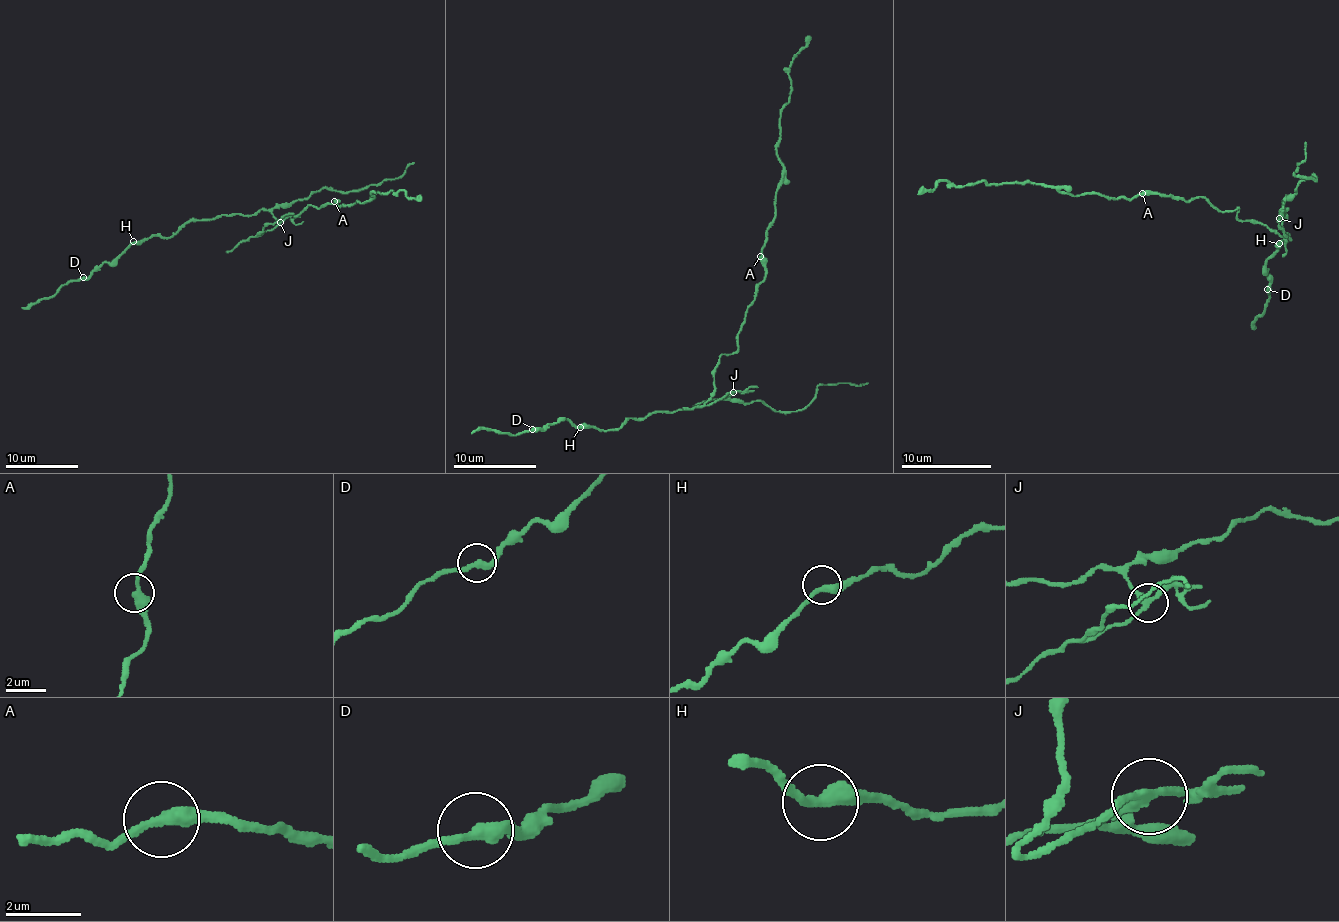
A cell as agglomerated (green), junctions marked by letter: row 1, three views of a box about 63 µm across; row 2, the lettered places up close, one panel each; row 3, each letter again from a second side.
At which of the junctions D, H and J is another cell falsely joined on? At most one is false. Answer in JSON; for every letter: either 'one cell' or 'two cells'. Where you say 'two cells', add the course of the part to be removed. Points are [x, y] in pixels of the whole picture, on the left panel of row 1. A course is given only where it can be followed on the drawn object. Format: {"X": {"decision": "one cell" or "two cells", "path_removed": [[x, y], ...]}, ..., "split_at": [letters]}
{"D": {"decision": "one cell"}, "H": {"decision": "one cell"}, "J": {"decision": "two cells", "path_removed": [[279, 223], [310, 204], [362, 203], [371, 193], [400, 191], [420, 201]]}, "split_at": ["J"]}

